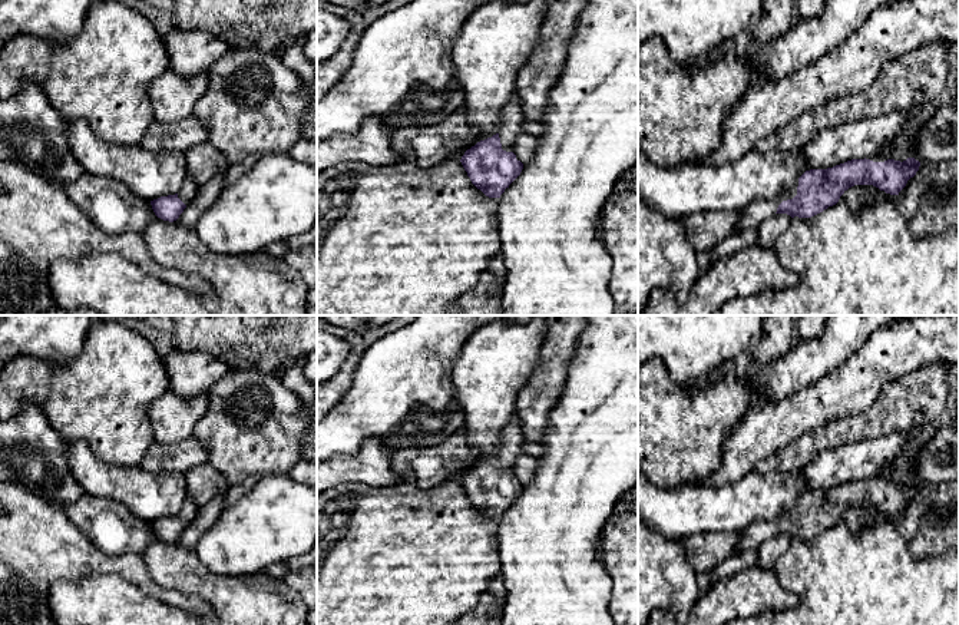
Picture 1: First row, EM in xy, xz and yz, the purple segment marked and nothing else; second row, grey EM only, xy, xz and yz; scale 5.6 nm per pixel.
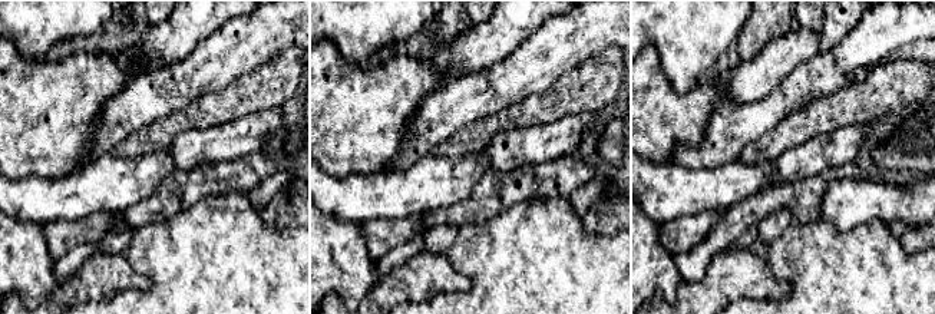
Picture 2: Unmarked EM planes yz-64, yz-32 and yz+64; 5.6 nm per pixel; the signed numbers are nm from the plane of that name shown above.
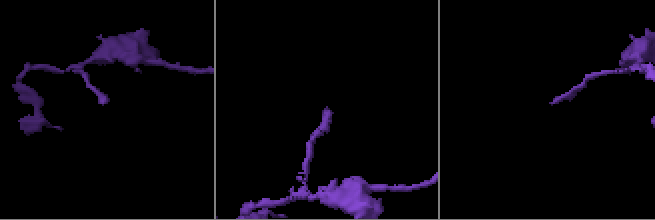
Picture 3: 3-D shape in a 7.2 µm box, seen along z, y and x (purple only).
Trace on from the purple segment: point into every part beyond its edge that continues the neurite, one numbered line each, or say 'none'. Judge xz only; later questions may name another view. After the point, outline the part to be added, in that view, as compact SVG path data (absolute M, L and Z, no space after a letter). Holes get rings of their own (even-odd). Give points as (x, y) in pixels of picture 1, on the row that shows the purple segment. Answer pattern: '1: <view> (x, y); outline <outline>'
1: xz (512, 115); outline M516 93L500 112L500 126L497 133L503 151L513 152L516 138L523 132L522 122L523 122L523 109L522 102Z

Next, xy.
1: xy (189, 188); outline M186 178L183 185L181 186L179 192L178 192L178 198L188 205L195 195L198 194L198 183L195 181L192 181L191 178Z

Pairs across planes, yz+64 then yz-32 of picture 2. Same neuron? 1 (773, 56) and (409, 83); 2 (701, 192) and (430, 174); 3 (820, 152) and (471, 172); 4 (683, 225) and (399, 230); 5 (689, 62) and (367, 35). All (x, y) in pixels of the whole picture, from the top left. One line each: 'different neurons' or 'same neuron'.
1: different neurons
2: same neuron
3: different neurons
4: same neuron
5: same neuron

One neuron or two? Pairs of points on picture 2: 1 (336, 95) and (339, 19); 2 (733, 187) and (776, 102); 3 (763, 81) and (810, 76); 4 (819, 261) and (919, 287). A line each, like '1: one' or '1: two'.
1: two
2: two
3: two
4: one

